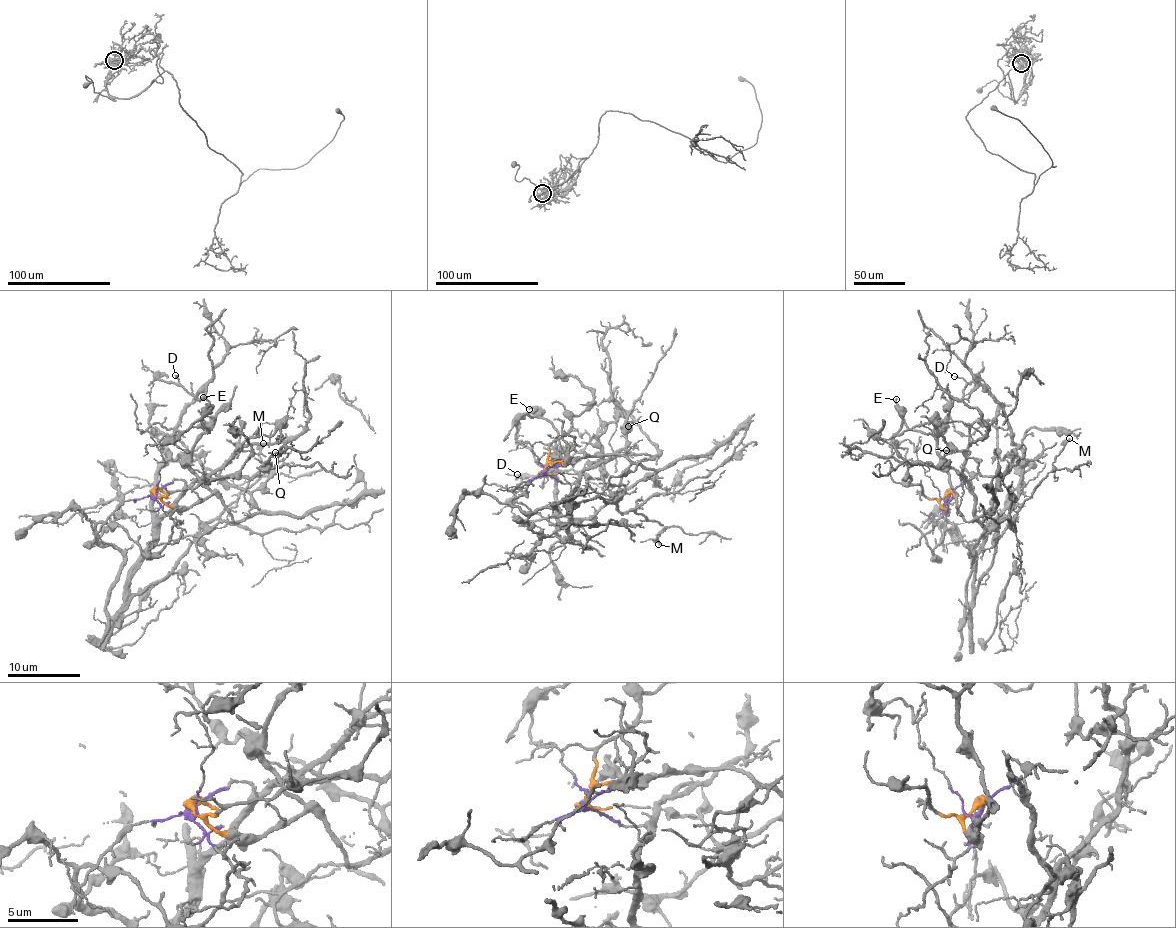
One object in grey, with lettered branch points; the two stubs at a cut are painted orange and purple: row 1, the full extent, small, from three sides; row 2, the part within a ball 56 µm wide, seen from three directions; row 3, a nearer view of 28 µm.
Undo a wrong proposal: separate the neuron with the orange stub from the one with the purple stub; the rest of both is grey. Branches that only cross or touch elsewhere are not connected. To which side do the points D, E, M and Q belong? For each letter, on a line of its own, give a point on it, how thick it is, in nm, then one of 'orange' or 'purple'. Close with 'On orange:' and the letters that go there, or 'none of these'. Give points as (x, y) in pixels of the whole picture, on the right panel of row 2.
D: at (954, 376); 130 nm thick; purple
E: at (896, 399); 180 nm thick; orange
M: at (1069, 438); 180 nm thick; purple
Q: at (946, 450); 100 nm thick; purple
On orange: E

